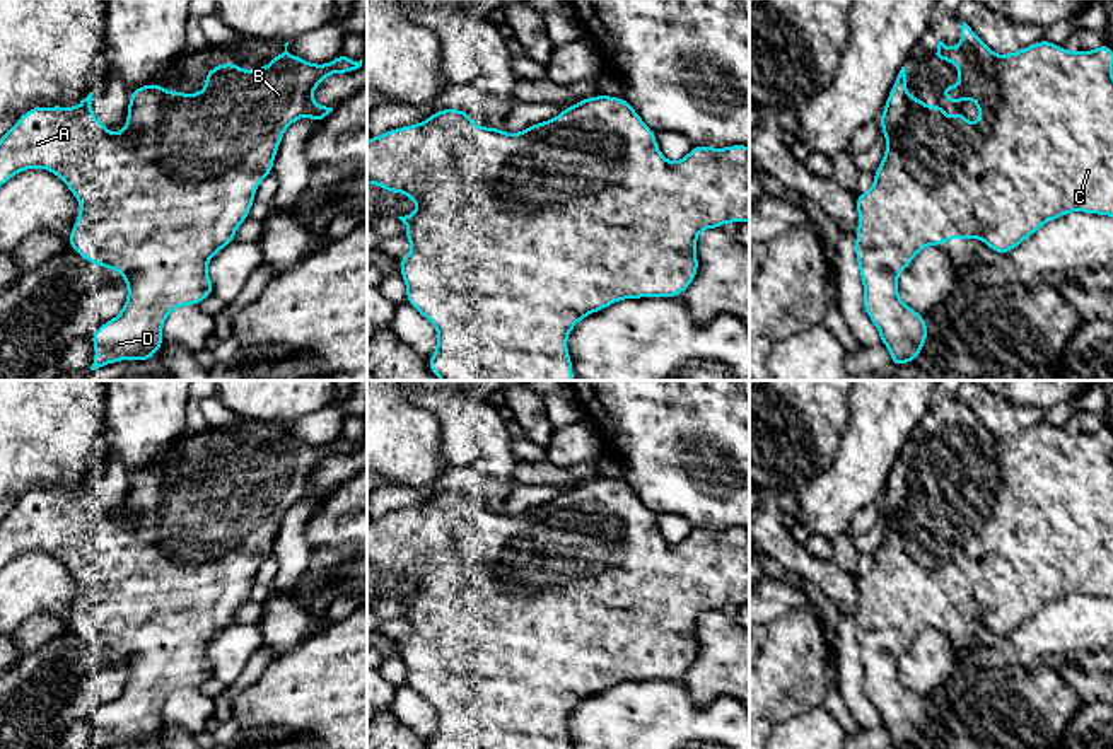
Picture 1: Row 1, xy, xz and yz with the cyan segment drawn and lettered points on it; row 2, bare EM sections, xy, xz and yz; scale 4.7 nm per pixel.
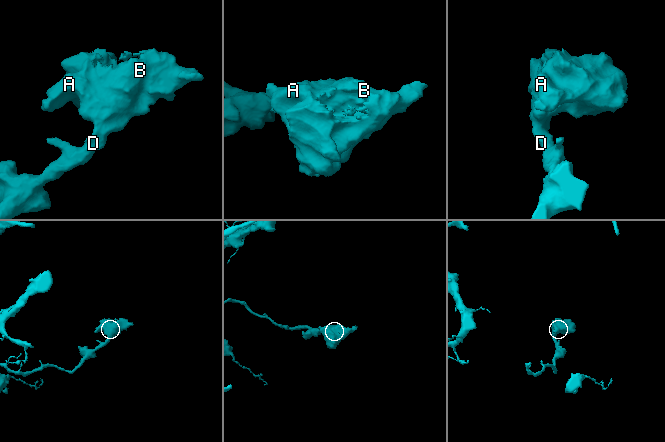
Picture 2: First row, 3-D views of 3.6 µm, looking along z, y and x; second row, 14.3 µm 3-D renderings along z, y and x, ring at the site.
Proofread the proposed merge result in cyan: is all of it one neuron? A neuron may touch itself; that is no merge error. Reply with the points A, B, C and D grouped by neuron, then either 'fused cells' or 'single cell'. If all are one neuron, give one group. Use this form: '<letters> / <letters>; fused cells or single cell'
A B C D; single cell

